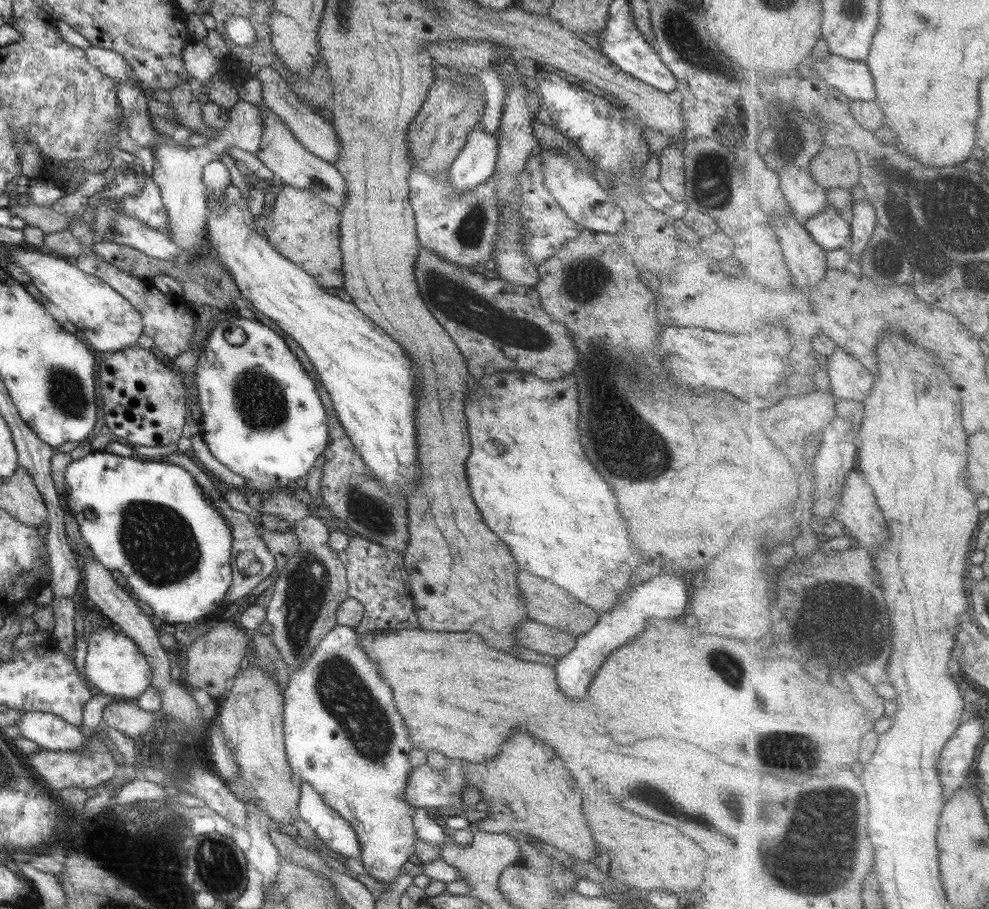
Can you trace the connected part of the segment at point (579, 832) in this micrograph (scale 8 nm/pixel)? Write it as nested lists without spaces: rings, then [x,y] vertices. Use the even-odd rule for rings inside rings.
[[[513,732],[494,760],[466,763],[464,779],[469,786],[480,791],[489,817],[494,820],[492,826],[478,826],[482,832],[500,834],[516,830],[556,846],[565,861],[594,858],[596,842],[582,814],[584,794],[572,774],[564,768],[564,762],[560,762],[554,748],[542,740],[528,732]]]

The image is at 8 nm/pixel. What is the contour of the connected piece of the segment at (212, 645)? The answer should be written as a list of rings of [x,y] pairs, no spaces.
[[[219,618],[217,620],[219,623],[216,622],[207,632],[192,637],[183,663],[191,686],[205,690],[212,700],[223,699],[227,694],[233,678],[241,670],[242,658],[247,656],[248,644],[252,640],[251,635],[237,623]]]

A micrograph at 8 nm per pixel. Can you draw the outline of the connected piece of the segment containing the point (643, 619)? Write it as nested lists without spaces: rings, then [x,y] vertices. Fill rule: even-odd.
[[[662,574],[660,578],[652,578],[650,582],[634,588],[614,610],[604,612],[590,632],[578,636],[578,644],[570,652],[557,659],[557,664],[553,667],[558,678],[558,688],[568,698],[586,696],[592,676],[598,672],[598,668],[612,650],[625,645],[633,636],[638,636],[644,630],[648,619],[684,617],[688,612],[689,596],[686,584],[676,574]]]

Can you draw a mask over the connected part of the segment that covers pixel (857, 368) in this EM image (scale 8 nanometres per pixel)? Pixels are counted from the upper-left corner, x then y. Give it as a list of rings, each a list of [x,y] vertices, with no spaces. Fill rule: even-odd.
[[[841,347],[829,359],[828,369],[833,389],[840,399],[865,402],[875,390],[876,374],[859,358]]]

